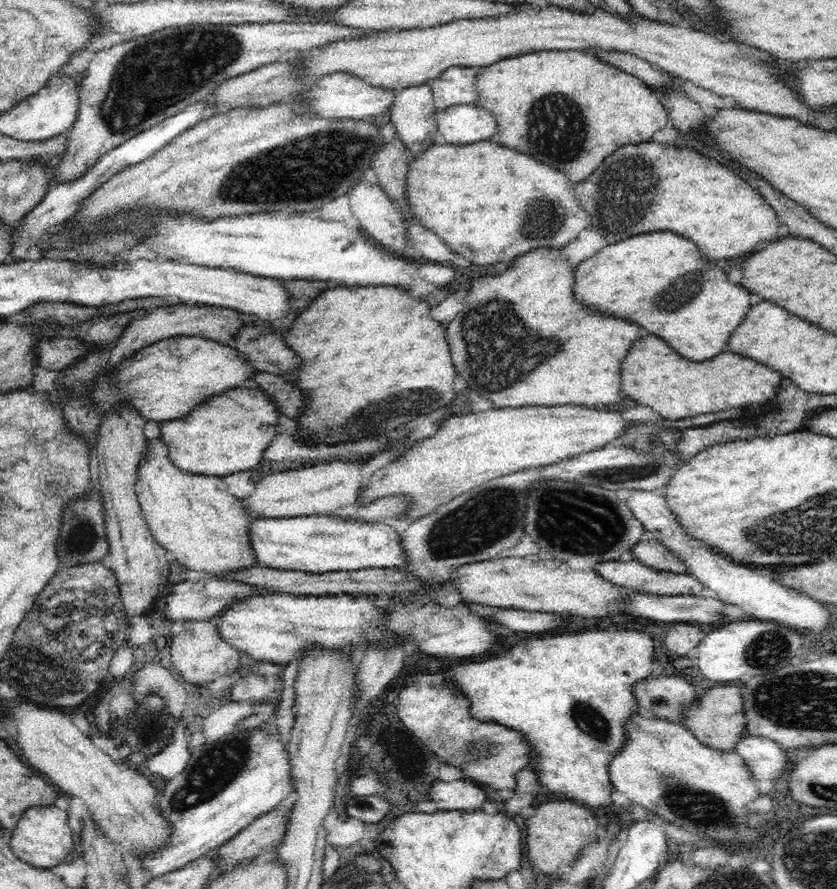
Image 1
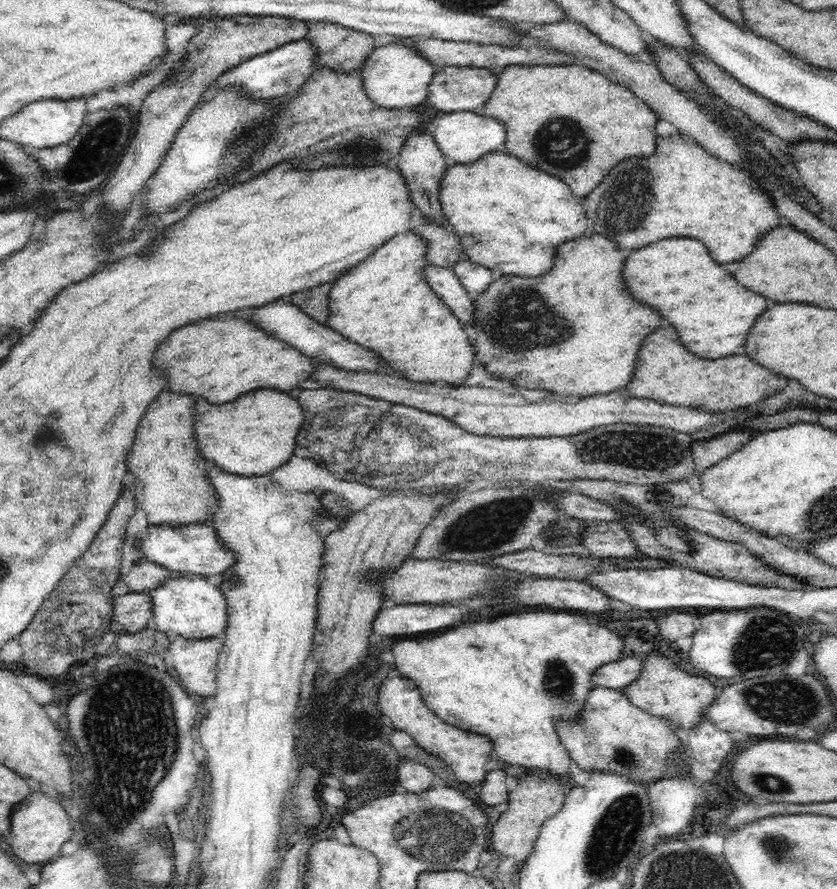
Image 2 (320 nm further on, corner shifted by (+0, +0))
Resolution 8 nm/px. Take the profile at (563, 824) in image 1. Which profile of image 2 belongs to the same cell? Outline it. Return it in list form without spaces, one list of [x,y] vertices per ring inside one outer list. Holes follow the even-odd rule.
[[[528,772],[524,778],[519,777],[516,788],[509,791],[508,809],[502,812],[490,832],[491,847],[503,856],[513,856],[523,863],[533,851],[534,843],[541,831],[542,823],[551,819],[566,802],[568,786],[558,783],[558,779],[550,779],[546,773]]]

